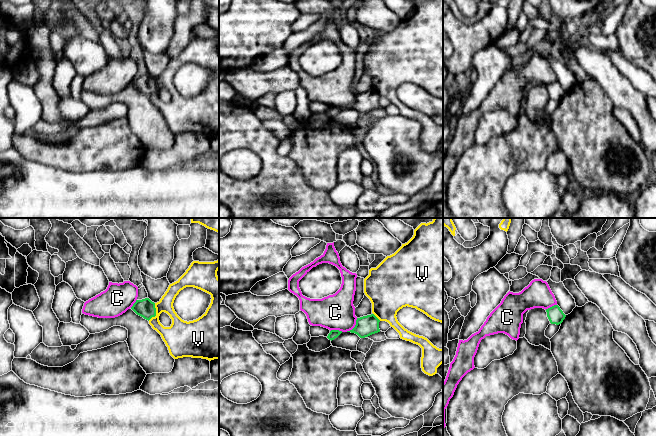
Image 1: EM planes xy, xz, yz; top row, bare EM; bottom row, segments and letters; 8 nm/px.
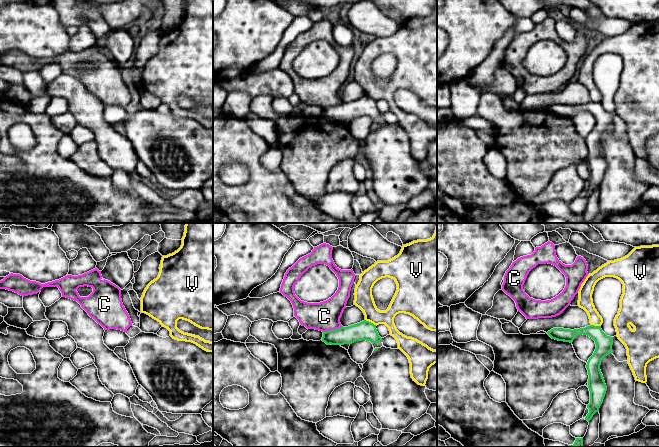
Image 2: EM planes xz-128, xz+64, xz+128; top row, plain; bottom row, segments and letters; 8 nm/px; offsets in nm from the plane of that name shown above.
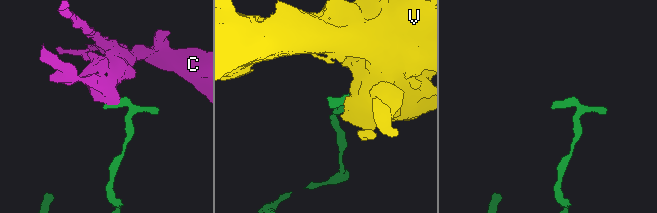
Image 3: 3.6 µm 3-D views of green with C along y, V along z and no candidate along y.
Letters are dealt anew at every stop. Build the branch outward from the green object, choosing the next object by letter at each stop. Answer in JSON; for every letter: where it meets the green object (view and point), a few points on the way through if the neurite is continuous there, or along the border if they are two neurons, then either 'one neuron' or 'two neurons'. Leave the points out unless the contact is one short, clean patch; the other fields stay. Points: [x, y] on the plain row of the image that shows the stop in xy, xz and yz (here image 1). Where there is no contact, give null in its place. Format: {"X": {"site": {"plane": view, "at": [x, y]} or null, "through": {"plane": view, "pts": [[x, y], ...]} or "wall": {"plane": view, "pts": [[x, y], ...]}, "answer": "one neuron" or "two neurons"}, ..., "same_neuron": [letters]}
{"C": {"site": {"plane": "xz", "at": [355, 102]}, "wall": {"plane": "xz", "pts": [[357, 94], [356, 100], [346, 107]]}, "answer": "two neurons"}, "V": {"site": {"plane": "xy", "at": [155, 89]}, "answer": "two neurons"}, "same_neuron": []}

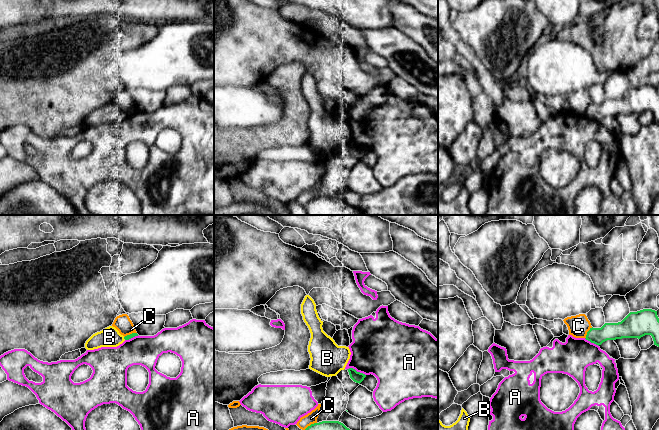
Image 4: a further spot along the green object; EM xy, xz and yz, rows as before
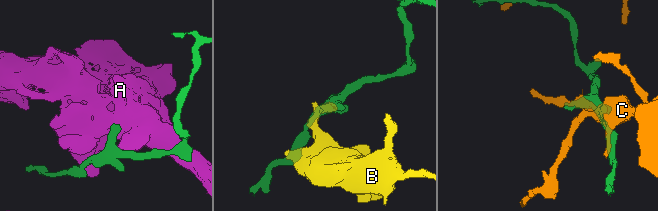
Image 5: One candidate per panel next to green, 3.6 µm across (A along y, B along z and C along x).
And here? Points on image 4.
{"A": {"site": {"plane": "xz", "at": [355, 146]}, "answer": "two neurons"}, "B": {"site": {"plane": "xy", "at": [124, 114]}, "answer": "two neurons"}, "C": {"site": {"plane": "yz", "at": [587, 109]}, "answer": "two neurons"}, "same_neuron": []}

